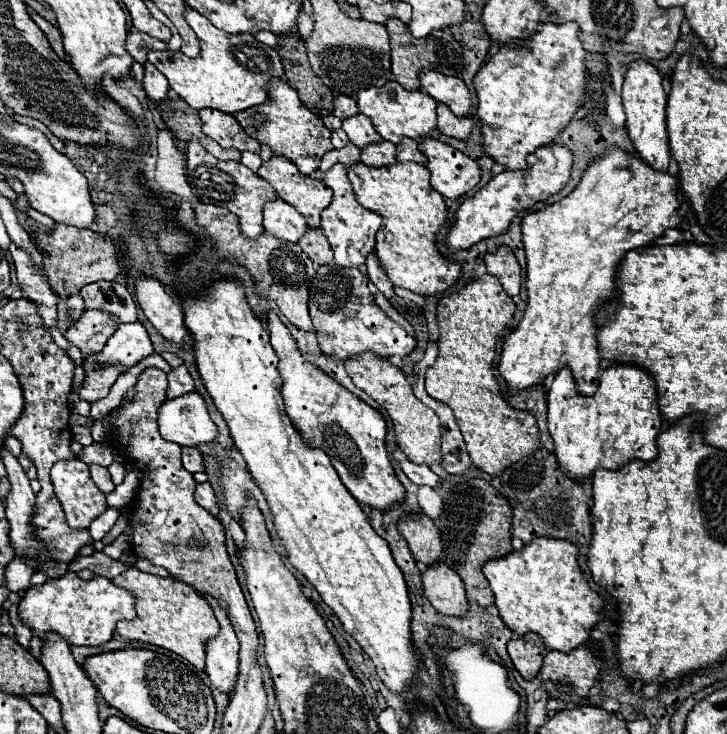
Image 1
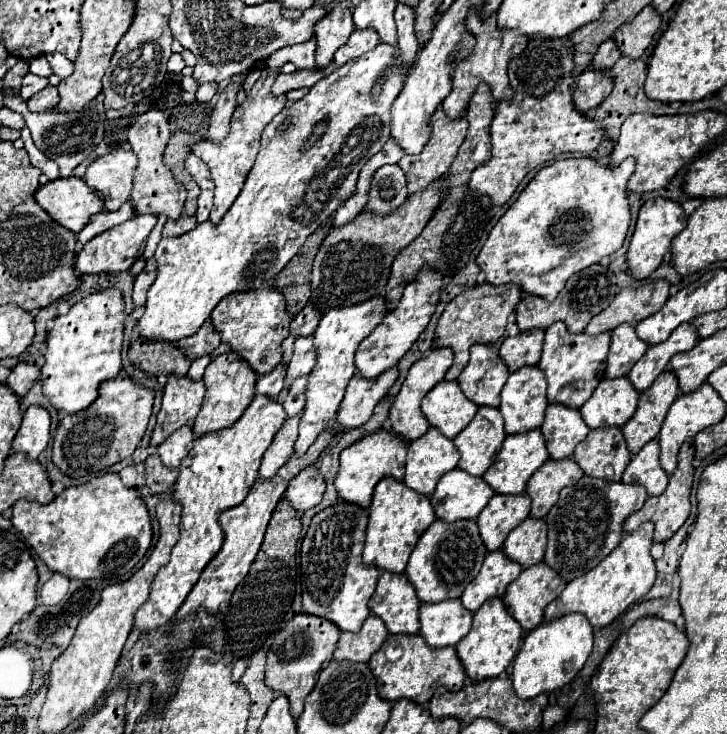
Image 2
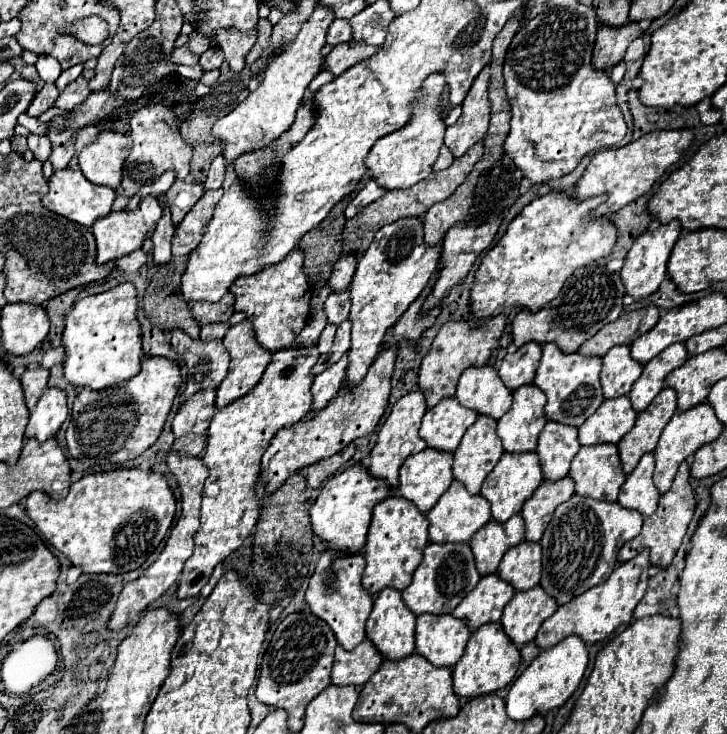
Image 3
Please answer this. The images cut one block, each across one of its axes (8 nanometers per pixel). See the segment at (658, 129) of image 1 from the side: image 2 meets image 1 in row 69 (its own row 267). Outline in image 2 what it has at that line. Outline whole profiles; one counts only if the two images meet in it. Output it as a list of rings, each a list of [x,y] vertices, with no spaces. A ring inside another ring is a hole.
[[[650,198],[642,204],[640,214],[638,214],[638,222],[630,240],[630,248],[628,248],[628,268],[632,272],[634,278],[642,280],[648,278],[662,262],[664,254],[670,250],[670,242],[672,238],[682,232],[686,226],[686,214],[682,210],[682,206],[674,200],[668,198]]]

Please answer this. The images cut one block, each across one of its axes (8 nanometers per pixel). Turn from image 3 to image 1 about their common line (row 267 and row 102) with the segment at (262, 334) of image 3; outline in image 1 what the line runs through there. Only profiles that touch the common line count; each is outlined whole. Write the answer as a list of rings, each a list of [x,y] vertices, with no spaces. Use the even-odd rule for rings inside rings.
[[[272,82],[272,102],[266,102],[264,106],[252,110],[242,110],[240,114],[234,116],[250,138],[256,138],[258,142],[270,146],[274,154],[292,160],[302,174],[316,172],[322,156],[334,150],[334,146],[330,144],[330,130],[322,124],[322,118],[314,116],[302,104],[298,92],[290,88],[288,82]]]

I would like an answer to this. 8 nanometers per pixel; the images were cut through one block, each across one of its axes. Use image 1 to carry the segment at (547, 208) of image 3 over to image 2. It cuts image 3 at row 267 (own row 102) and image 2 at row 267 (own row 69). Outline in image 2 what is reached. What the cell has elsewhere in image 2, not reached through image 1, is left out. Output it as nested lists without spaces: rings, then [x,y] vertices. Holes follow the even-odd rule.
[[[572,158],[558,160],[542,168],[520,192],[516,202],[506,210],[498,224],[490,230],[486,244],[482,246],[476,262],[486,272],[486,280],[492,284],[514,282],[524,292],[554,300],[564,288],[566,280],[600,262],[604,256],[614,254],[628,234],[630,226],[630,204],[628,204],[628,180],[634,174],[636,160],[626,158],[620,166],[600,166],[594,158]]]

